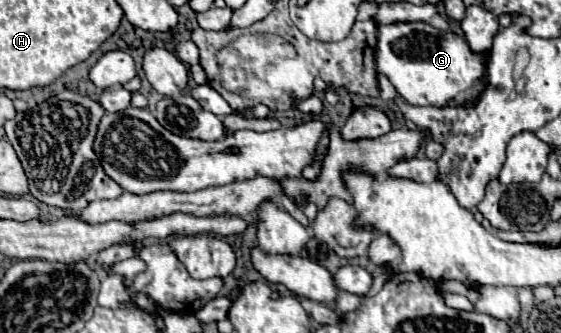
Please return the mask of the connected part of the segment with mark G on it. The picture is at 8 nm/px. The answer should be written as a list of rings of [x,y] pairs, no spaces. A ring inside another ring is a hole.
[[[416,21],[416,23],[394,23],[394,25],[380,25],[378,27],[378,49],[376,49],[376,69],[378,73],[386,75],[390,79],[390,83],[396,87],[396,91],[410,103],[410,105],[416,105],[416,107],[468,107],[468,105],[476,105],[476,101],[480,99],[480,95],[484,93],[486,89],[486,63],[488,63],[488,55],[486,53],[474,53],[468,45],[466,45],[466,39],[452,33],[452,31],[442,31],[442,29],[436,29],[428,23],[422,23],[422,21]]]

